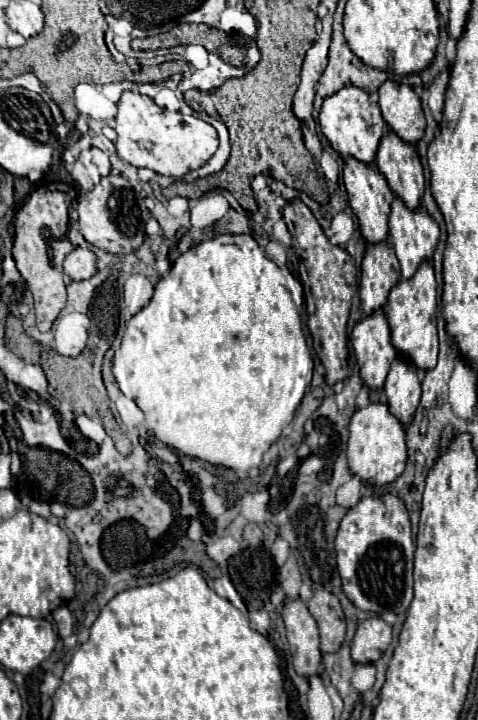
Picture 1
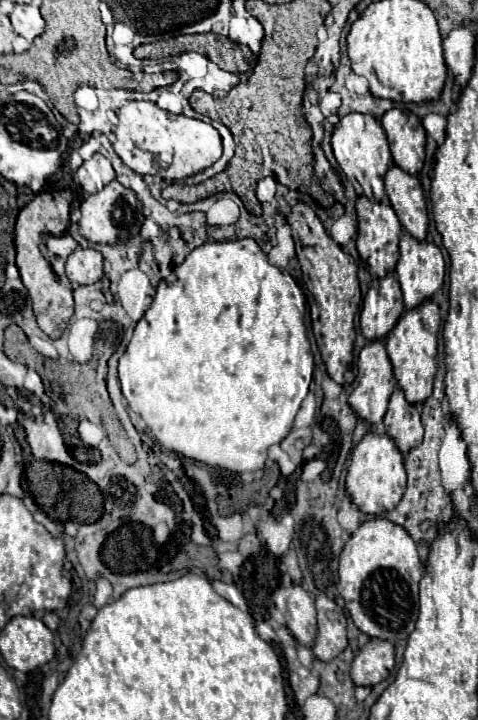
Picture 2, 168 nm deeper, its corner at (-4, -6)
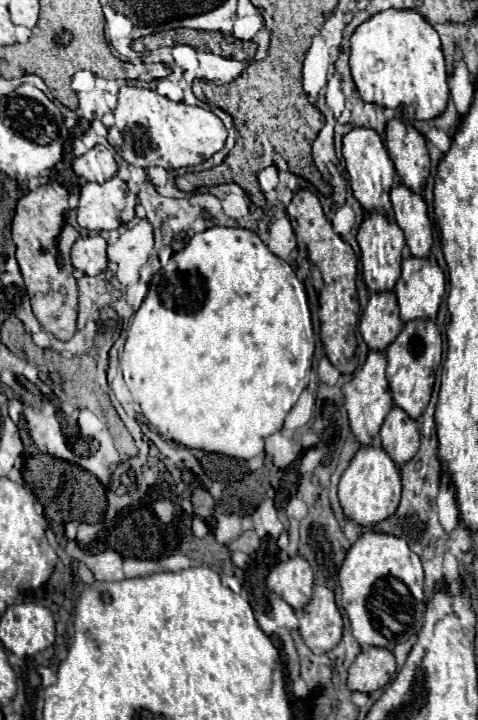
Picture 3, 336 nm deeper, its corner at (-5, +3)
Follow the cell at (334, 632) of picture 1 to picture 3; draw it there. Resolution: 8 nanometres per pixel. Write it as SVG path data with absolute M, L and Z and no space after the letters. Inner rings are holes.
M314 586L312 600L302 610L296 610L296 616L300 620L300 636L312 652L330 652L342 640L344 620L334 602L334 592L326 586Z

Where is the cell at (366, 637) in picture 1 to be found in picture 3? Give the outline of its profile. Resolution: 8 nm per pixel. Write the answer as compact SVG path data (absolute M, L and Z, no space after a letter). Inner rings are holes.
M366 648L348 668L348 688L358 692L374 692L386 686L394 672L396 660L388 648Z

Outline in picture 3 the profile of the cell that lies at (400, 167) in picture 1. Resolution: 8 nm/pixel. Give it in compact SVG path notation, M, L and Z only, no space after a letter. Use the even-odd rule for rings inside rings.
M398 184L390 190L390 200L394 206L394 220L406 236L408 250L420 258L428 256L432 244L432 226L422 194Z

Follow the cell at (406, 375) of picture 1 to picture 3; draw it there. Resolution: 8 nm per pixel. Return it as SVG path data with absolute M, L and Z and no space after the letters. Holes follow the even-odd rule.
M392 408L386 416L382 430L382 448L388 452L388 456L396 462L408 462L420 446L420 432L418 422L412 420L402 408Z

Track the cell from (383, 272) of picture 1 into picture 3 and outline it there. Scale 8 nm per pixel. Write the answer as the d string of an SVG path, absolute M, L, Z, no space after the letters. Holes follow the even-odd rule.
M392 290L370 296L360 318L360 332L370 350L386 350L402 330L396 294Z

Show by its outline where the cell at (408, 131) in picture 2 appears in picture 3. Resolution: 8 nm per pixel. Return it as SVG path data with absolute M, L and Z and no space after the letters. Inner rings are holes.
M392 118L388 122L384 136L398 178L408 188L420 192L430 174L430 156L426 148L426 138L410 122L400 118Z

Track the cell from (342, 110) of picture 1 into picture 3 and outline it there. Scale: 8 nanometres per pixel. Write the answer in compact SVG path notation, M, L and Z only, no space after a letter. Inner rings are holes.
M354 128L342 140L342 156L344 156L344 162L346 162L346 170L348 170L350 184L352 184L356 200L368 212L376 210L376 212L390 216L392 214L390 188L394 186L396 170L394 170L394 164L388 156L388 150L382 142L382 136L378 132L372 132L372 128Z

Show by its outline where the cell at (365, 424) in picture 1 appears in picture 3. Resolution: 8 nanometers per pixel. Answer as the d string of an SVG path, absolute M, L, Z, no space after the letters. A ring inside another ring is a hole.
M366 444L360 446L350 466L344 470L338 484L338 498L348 518L354 518L362 526L372 526L396 512L400 502L400 490L402 490L402 480L396 462L384 452L384 448Z

